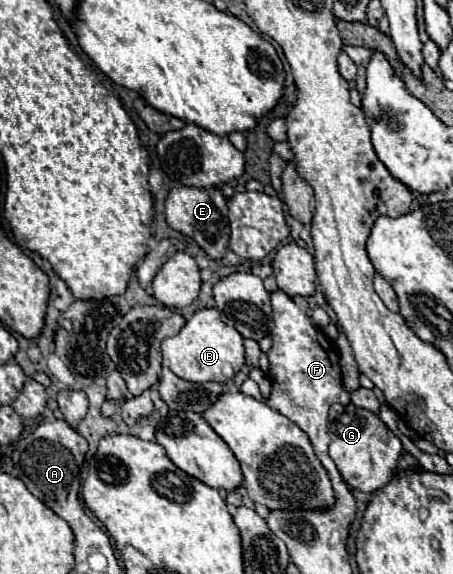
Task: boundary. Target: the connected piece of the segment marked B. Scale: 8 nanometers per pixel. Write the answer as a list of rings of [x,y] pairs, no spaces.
[[[200,309],[196,311],[182,331],[174,337],[168,337],[162,341],[162,359],[168,369],[178,375],[184,381],[192,383],[226,383],[230,381],[240,367],[244,365],[244,345],[242,345],[242,335],[234,331],[234,327],[222,323],[220,315],[216,309]]]

